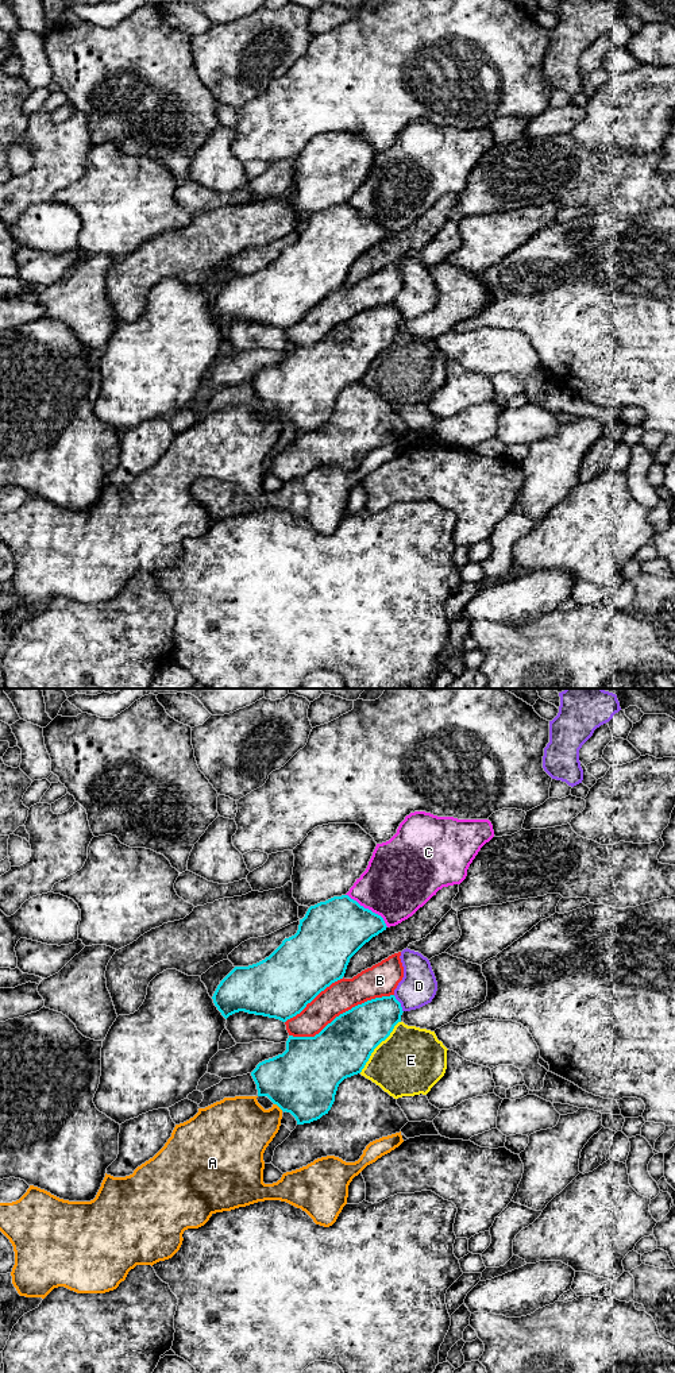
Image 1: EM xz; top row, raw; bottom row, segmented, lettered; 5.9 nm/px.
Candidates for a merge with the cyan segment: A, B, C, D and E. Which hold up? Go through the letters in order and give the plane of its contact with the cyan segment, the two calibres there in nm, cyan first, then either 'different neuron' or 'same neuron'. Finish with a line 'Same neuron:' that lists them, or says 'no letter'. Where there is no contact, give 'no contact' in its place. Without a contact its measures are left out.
A: xz | 400/360 nm | different neuron
B: xz | 320/190 nm | same neuron
C: xz | 380/400 nm | different neuron
D: xz | 280/220 nm | different neuron
E: xz | 320/400 nm | different neuron
Same neuron: B

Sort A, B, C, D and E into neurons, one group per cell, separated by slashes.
A / B / C / D / E

